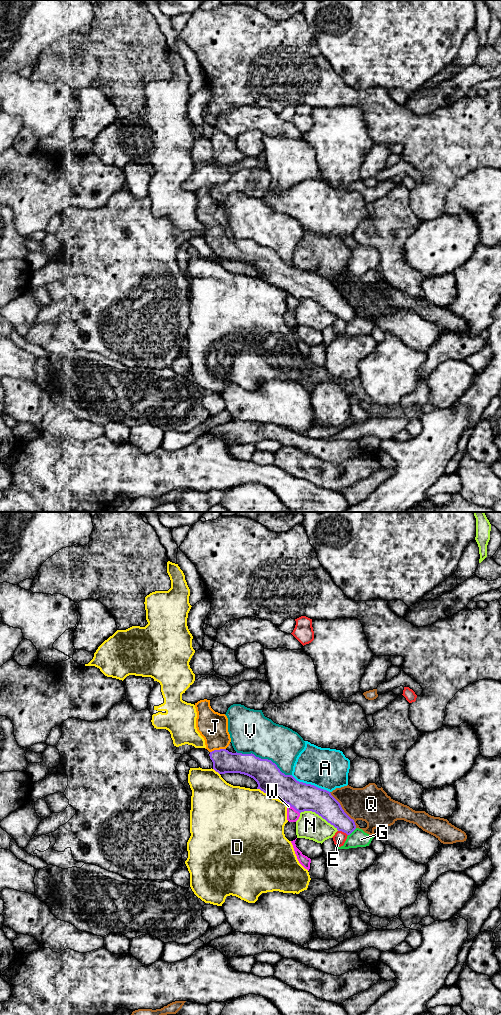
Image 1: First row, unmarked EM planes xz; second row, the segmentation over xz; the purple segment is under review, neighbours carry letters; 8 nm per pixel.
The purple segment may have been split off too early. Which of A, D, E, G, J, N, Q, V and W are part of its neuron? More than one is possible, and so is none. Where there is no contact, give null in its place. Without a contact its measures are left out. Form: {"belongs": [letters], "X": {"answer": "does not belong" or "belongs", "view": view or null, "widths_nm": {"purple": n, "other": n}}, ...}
{"belongs": ["J"], "A": {"answer": "does not belong", "view": "xz", "widths_nm": {"purple": 220, "other": 320}}, "D": {"answer": "does not belong", "view": "xz", "widths_nm": {"purple": 220, "other": 480}}, "E": {"answer": "does not belong", "view": "xz", "widths_nm": {"purple": 190, "other": 100}}, "G": {"answer": "does not belong", "view": "xz", "widths_nm": {"purple": 180, "other": 140}}, "J": {"answer": "belongs", "view": "xz", "widths_nm": {"purple": 180, "other": 240}}, "N": {"answer": "does not belong", "view": "xz", "widths_nm": {"purple": 220, "other": 220}}, "Q": {"answer": "does not belong", "view": "xz", "widths_nm": {"purple": 200, "other": 300}}, "V": {"answer": "does not belong", "view": "xz", "widths_nm": {"purple": 220, "other": 340}}, "W": {"answer": "does not belong", "view": "xz", "widths_nm": {"purple": 220, "other": 100}}}

